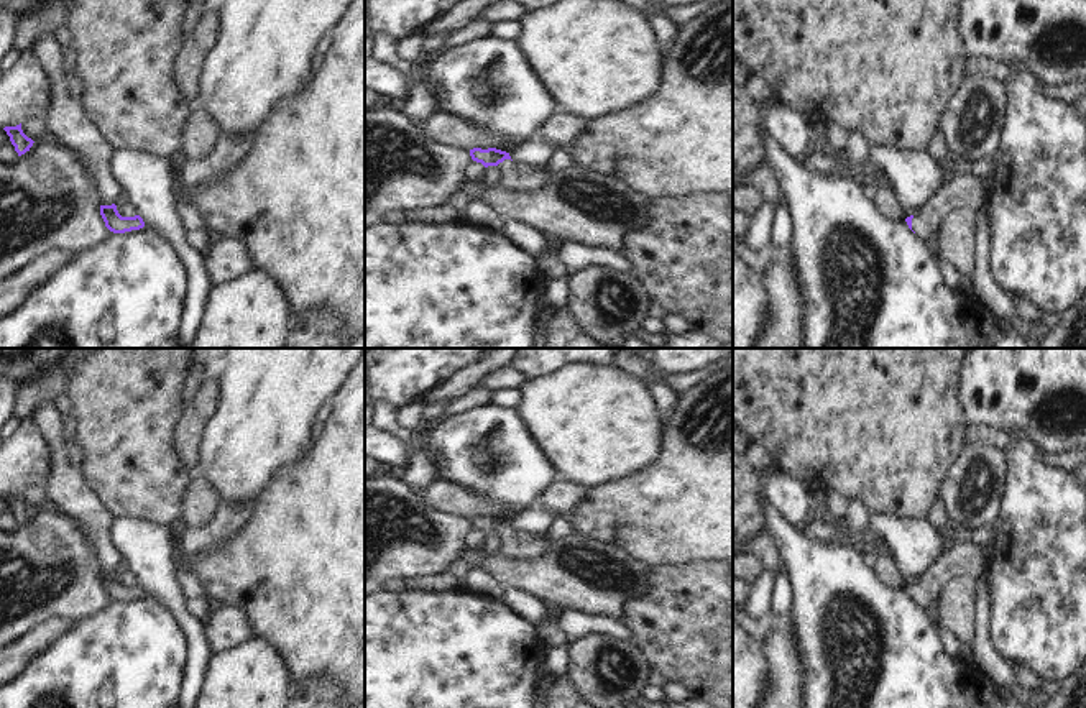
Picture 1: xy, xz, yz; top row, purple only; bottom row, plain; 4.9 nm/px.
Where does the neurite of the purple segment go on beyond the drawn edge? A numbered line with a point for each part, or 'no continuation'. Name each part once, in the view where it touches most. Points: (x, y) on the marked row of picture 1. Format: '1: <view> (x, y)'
1: yz (961, 189)

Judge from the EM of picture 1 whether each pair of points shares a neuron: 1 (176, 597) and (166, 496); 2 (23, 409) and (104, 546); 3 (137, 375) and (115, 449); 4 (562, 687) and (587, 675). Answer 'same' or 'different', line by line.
1: different
2: different
3: same
4: different

